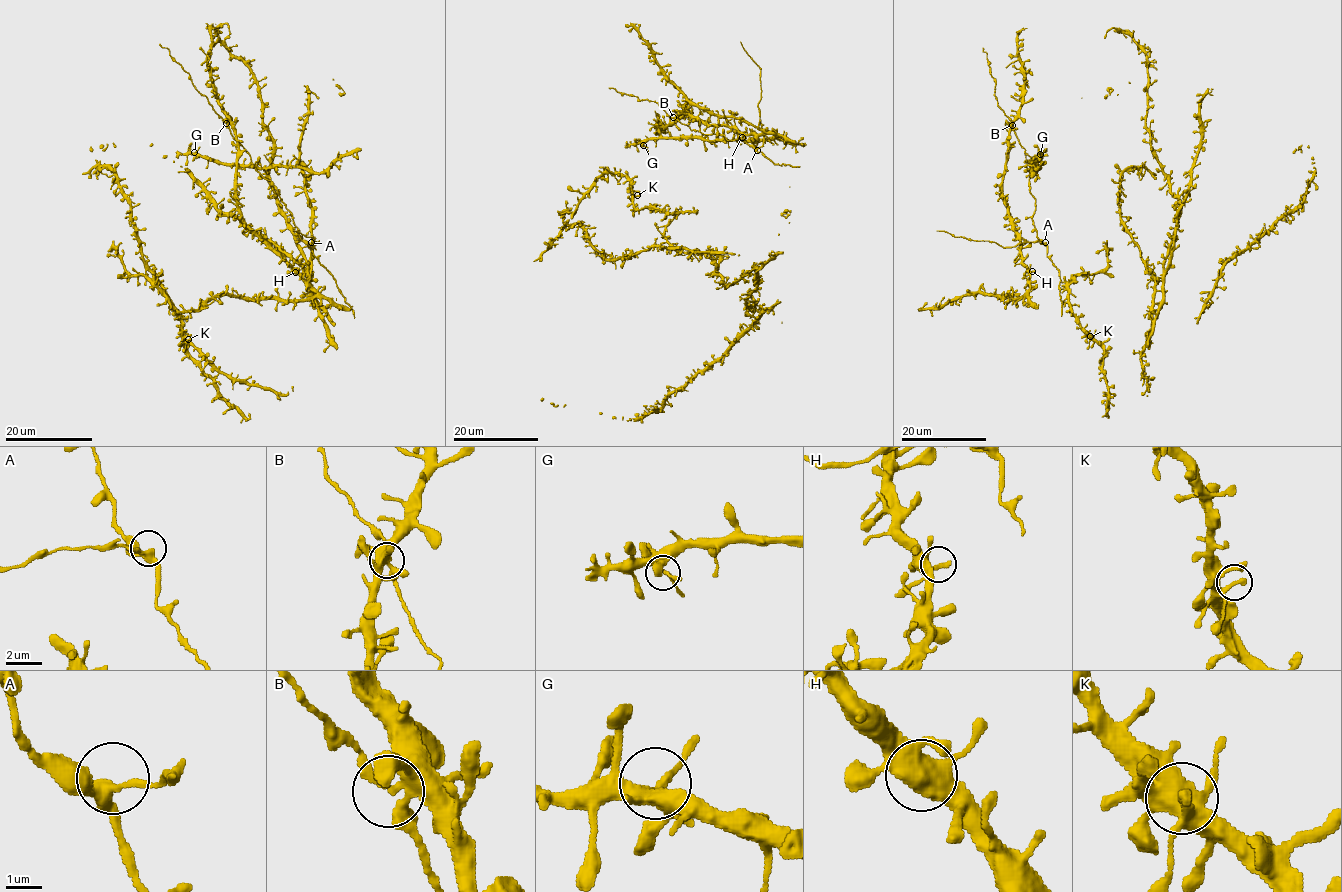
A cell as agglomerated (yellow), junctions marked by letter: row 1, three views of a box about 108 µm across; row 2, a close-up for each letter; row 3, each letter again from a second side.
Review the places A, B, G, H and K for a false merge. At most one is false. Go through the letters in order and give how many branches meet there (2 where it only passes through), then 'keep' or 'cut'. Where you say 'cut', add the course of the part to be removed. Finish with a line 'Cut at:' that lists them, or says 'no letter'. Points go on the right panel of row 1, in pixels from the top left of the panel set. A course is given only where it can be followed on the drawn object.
A: 3 | keep
B: 3 | keep
G: 3 | keep
H: 3 | keep
K: 2 | keep
Cut at: no letter

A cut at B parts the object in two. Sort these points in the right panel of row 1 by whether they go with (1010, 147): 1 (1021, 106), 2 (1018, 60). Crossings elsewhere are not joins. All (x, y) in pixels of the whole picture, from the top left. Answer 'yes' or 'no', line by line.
1: yes
2: yes

